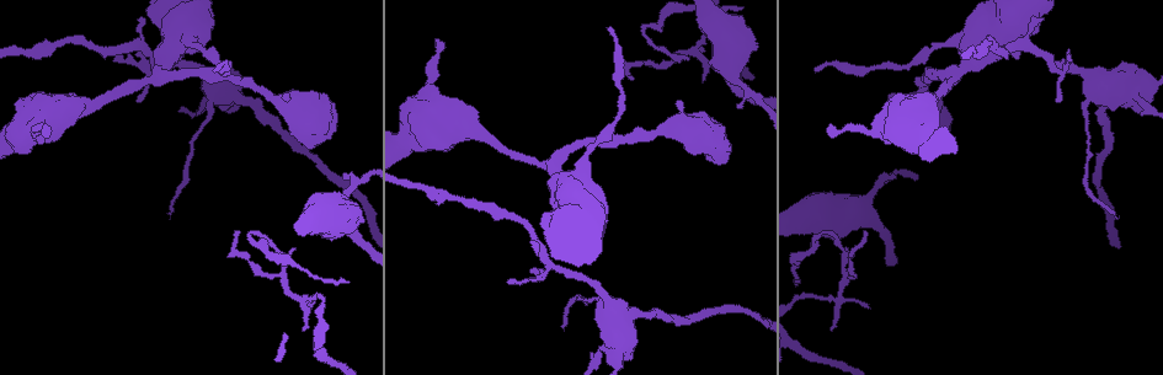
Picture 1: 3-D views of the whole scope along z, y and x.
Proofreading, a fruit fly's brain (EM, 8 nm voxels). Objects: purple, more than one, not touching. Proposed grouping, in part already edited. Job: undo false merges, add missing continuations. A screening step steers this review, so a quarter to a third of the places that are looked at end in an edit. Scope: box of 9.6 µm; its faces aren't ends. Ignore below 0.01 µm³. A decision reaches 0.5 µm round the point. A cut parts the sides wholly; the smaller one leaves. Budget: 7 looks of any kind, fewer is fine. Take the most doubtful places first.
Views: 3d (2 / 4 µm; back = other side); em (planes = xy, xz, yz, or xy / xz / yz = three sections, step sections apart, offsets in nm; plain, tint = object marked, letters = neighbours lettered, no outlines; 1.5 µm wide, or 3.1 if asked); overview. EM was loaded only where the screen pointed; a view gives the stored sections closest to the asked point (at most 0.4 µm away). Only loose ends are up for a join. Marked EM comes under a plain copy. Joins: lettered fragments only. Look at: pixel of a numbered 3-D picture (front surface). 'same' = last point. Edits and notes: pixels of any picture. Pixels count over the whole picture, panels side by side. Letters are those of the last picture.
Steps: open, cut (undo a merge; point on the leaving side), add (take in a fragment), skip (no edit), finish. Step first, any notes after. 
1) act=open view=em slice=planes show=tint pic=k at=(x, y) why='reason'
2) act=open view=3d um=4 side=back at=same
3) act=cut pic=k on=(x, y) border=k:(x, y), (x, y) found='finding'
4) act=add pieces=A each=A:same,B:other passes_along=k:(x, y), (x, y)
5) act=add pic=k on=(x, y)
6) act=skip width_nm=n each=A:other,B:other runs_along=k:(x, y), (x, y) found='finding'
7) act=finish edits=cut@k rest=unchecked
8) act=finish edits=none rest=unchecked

act=open view=3d um=4 pic=1 at=(843, 275)

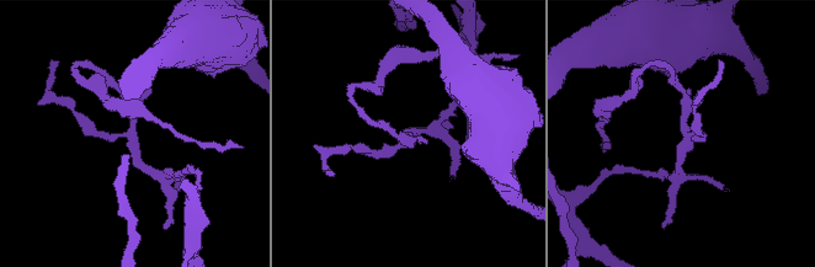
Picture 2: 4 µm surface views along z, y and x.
act=open view=em slice=planes show=letters pic=2 at=(410, 137) arms=3

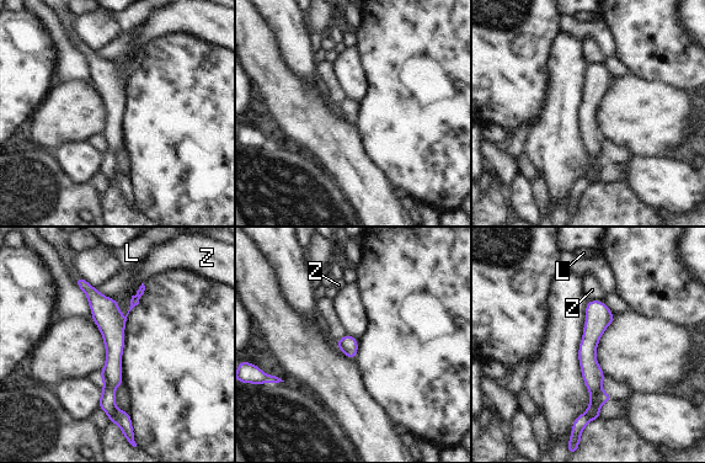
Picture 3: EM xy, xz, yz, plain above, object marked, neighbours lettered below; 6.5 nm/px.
act=cut pic=3 on=(124, 420) each=L:other,Z:other part_leaving=3:(589, 303), (593, 416) found='a second cell is stuck on'

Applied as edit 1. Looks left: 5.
act=open view=em slice=xz step=8 show=tint pic=1 at=(35, 122) why='sudden change in width'

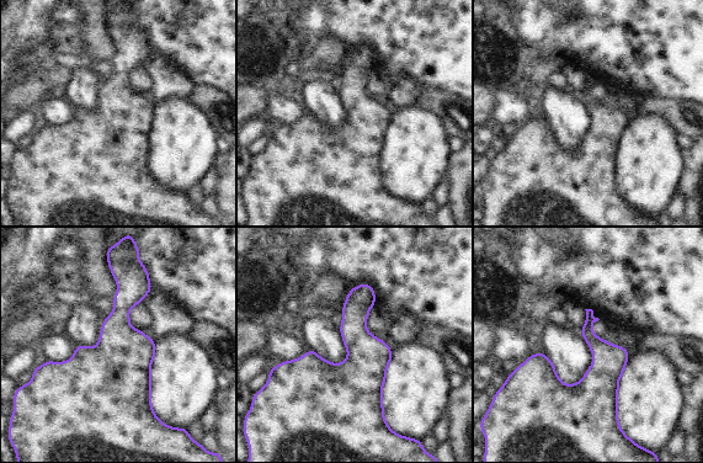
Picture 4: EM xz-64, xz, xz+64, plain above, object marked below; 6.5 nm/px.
act=open view=em slice=planes show=tint at=same

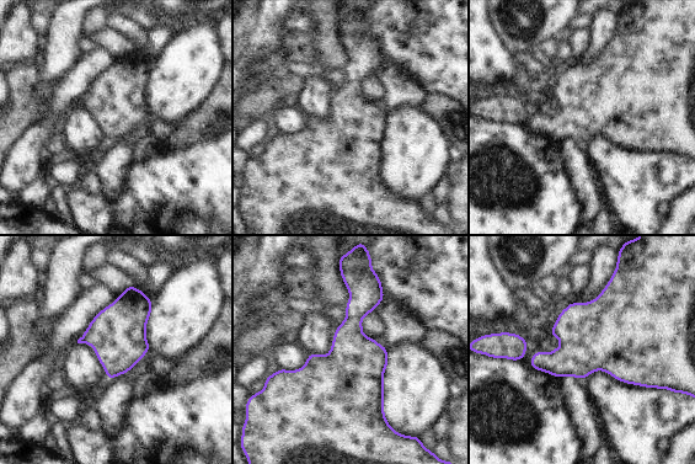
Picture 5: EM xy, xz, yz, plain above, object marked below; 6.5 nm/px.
act=open view=em slice=planes show=letters at=same why='see the neighbours'

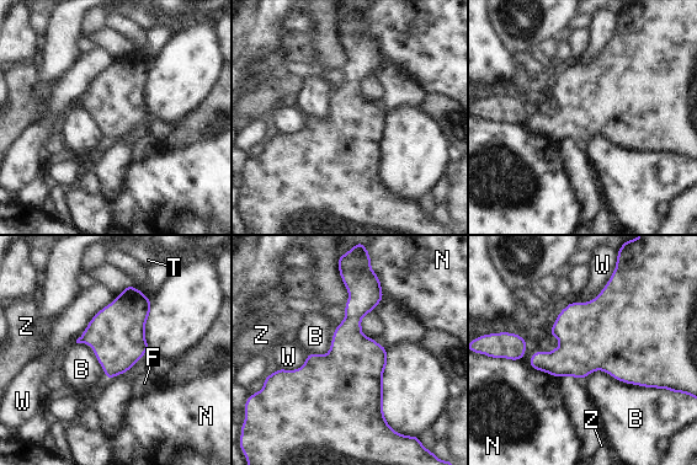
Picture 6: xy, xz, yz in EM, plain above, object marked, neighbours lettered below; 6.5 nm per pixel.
act=skip each=B:other,F:other,N:other,T:other,W:other,Z:other border=6:(617, 251), (605, 287), (572, 303) found='one cell here'

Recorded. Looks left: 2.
act=finish edits=cut@3 rest=unchecked

